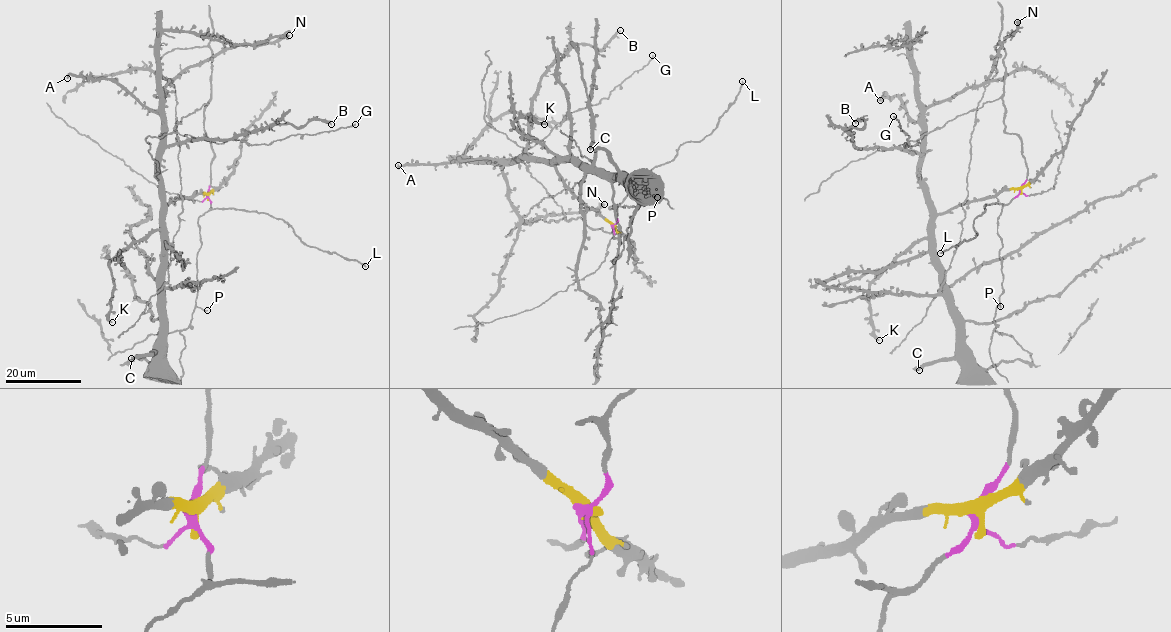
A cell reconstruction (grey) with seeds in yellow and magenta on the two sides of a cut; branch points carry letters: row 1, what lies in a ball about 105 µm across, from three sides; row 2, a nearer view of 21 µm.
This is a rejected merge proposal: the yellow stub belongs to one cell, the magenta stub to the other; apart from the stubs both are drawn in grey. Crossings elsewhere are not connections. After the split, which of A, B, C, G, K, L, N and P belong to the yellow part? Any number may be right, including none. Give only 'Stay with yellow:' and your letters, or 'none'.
Stay with yellow: A, B, C, K, N

